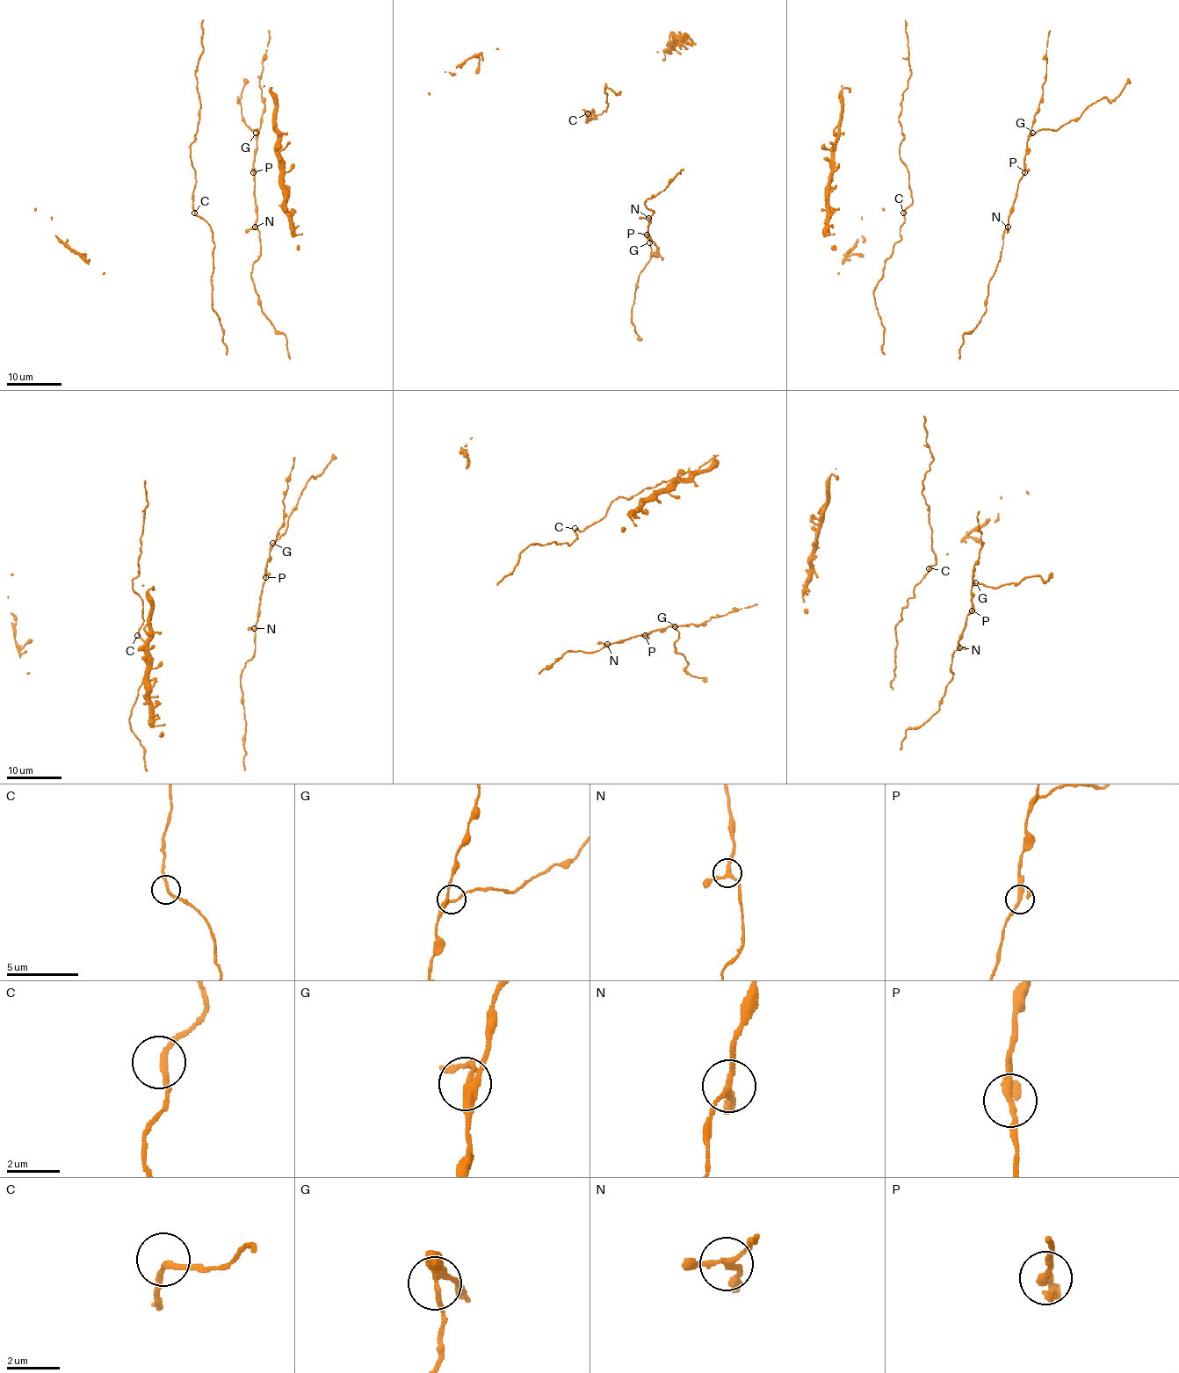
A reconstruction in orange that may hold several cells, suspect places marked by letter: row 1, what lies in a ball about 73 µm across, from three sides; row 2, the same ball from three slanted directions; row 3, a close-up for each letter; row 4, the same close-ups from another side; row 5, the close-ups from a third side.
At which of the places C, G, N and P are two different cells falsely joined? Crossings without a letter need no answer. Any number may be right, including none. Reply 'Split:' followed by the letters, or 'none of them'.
Split: none of them

